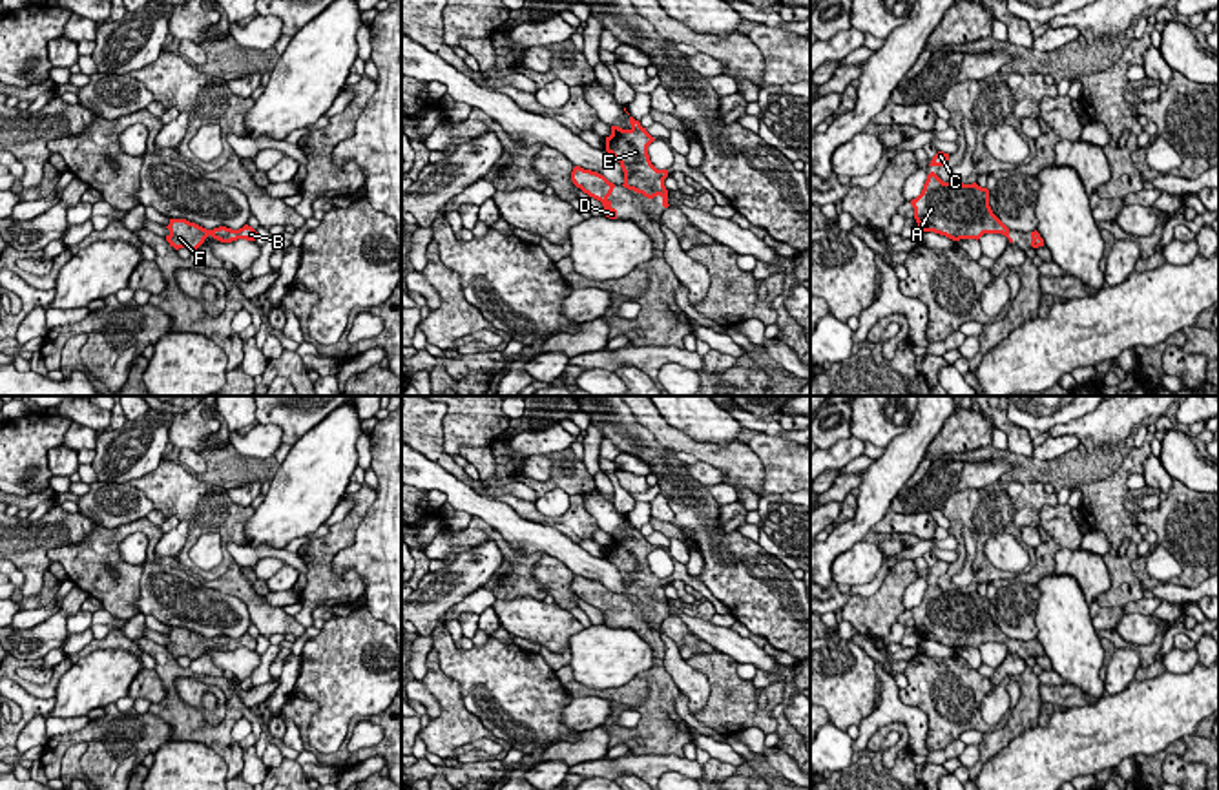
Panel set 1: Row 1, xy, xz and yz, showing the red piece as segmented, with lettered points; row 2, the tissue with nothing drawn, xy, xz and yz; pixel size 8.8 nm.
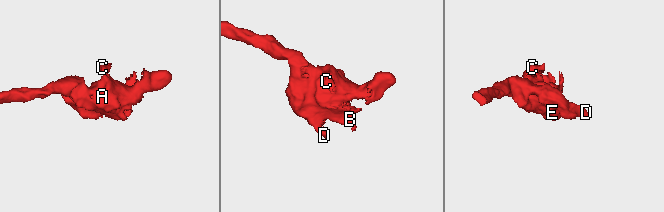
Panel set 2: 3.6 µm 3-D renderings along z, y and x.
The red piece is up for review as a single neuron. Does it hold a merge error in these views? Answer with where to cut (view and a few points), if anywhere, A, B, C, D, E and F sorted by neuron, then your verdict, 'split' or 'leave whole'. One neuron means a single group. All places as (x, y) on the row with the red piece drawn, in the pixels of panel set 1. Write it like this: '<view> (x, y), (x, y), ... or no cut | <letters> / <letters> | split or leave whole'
no cut | A B C D E F | leave whole

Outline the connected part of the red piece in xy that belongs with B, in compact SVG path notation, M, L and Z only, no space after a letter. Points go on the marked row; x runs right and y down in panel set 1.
M170 219L170 224L166 228L170 230L170 234L166 235L166 241L175 250L179 248L197 250L208 235L212 235L214 239L221 243L232 243L237 239L255 241L257 237L257 232L248 224L245 224L239 230L232 230L226 226L206 230L186 219Z

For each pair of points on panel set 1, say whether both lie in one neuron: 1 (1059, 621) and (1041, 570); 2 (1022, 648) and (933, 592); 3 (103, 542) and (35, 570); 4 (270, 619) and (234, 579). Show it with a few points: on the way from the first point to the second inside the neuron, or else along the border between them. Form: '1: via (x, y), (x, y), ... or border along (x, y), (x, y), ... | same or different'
1: border along (1053, 573), (1035, 584) | different
2: via (1000, 637), (969, 624), (955, 610) | same
3: border along (86, 537), (75, 544), (55, 546), (46, 553) | different
4: via (261, 610), (241, 588) | same

